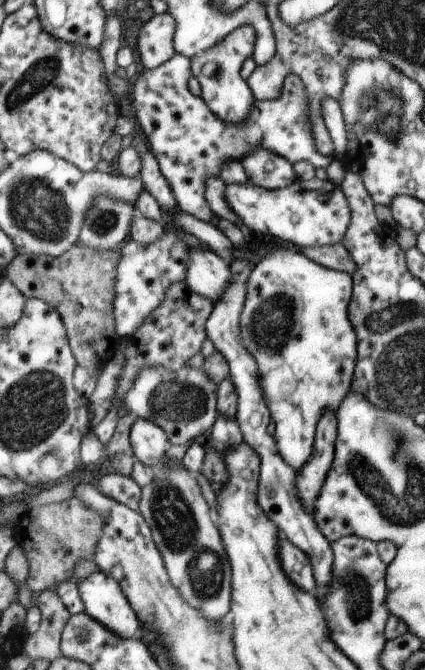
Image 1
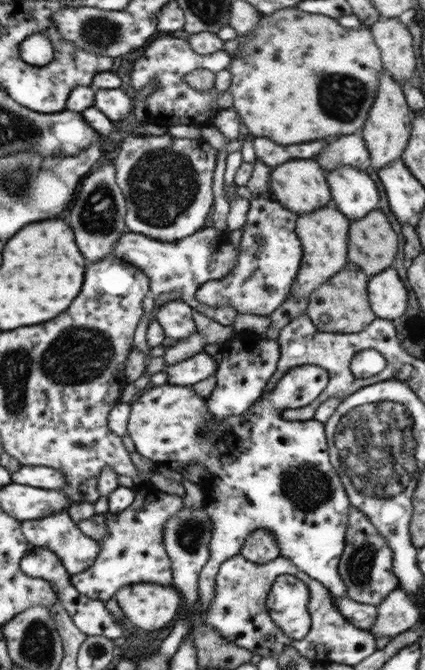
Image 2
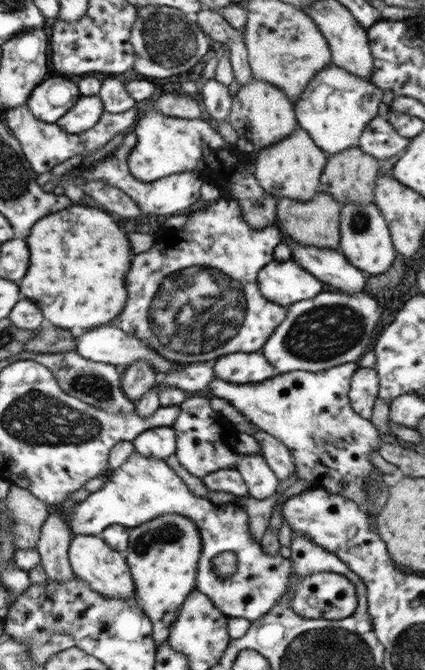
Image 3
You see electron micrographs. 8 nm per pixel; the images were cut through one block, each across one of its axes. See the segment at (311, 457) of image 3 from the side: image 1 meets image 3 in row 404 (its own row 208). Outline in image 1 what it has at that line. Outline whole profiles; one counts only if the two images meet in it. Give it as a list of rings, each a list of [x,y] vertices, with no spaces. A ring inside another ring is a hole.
[[[297,178],[283,190],[265,190],[253,184],[227,184],[225,202],[235,212],[243,226],[255,236],[271,236],[283,242],[291,242],[295,248],[317,248],[333,246],[345,238],[351,222],[351,206],[343,196],[341,188],[329,180],[299,182]]]

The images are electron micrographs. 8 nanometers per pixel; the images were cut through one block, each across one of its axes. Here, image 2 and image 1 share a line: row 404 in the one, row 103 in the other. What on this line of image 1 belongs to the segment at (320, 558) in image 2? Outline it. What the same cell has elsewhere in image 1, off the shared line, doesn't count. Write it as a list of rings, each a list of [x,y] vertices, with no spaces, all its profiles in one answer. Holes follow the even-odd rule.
[[[175,54],[161,66],[145,70],[135,82],[131,82],[131,112],[133,118],[153,154],[153,160],[159,166],[161,178],[169,184],[169,190],[187,216],[193,216],[205,224],[211,222],[211,210],[203,196],[203,186],[207,178],[219,176],[219,170],[229,160],[239,160],[247,152],[263,148],[285,158],[291,166],[297,162],[309,162],[313,168],[329,168],[331,158],[321,156],[315,150],[311,128],[309,128],[309,108],[305,86],[295,74],[285,76],[279,98],[275,100],[255,100],[249,108],[249,114],[239,124],[221,122],[201,98],[195,98],[187,90],[191,76],[189,58]]]

